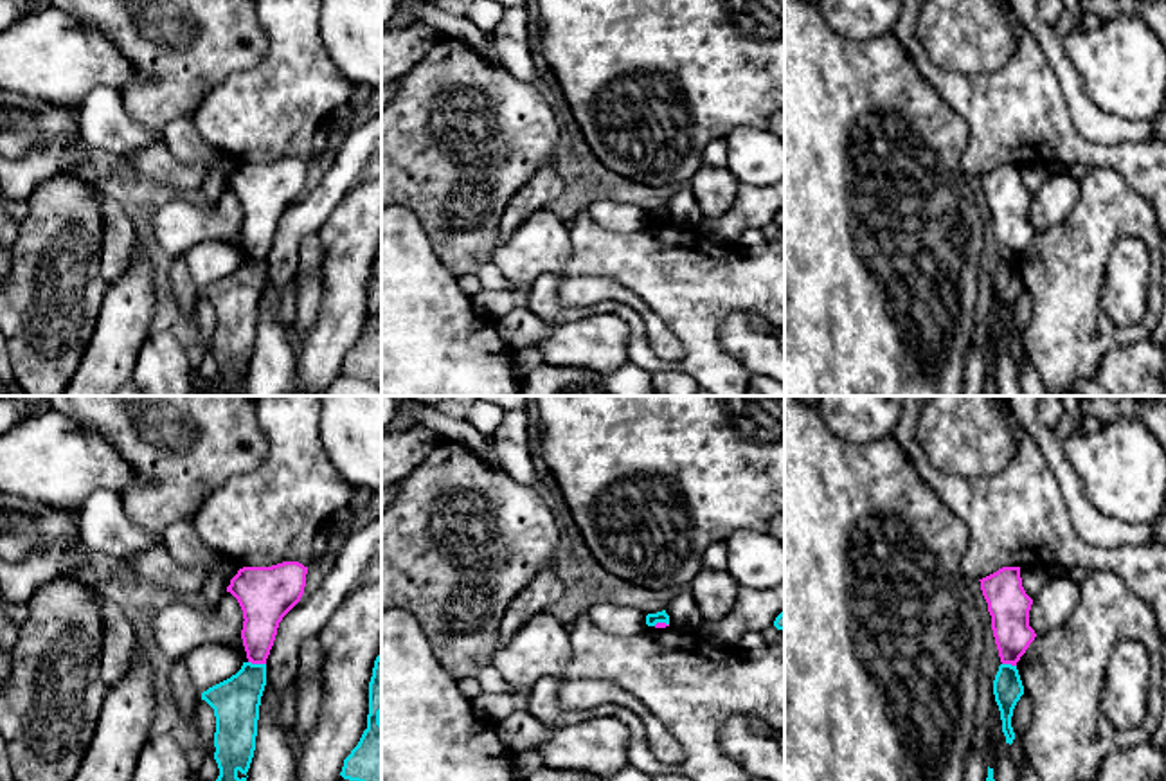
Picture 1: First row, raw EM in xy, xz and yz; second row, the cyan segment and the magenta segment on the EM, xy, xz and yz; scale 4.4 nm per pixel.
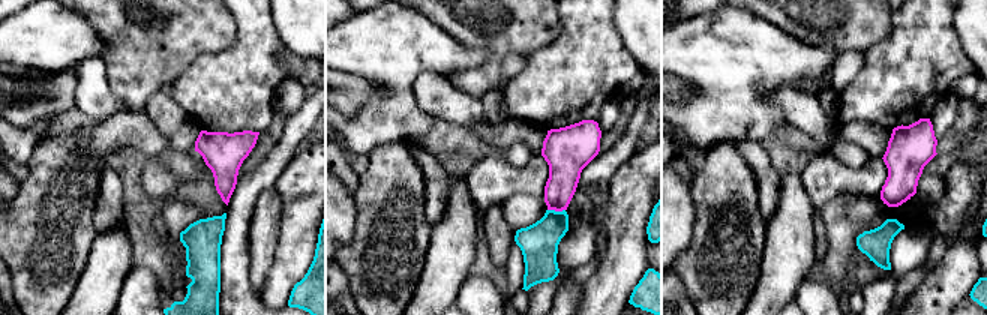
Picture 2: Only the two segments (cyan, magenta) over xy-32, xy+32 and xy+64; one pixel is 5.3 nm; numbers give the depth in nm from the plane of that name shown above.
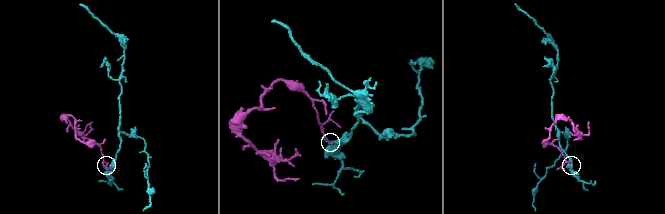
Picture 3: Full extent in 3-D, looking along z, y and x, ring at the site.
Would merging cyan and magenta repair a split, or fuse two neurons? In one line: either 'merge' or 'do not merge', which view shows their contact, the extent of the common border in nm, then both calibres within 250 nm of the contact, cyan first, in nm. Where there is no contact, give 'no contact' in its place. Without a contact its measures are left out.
do not merge | xy | 80 nm | 220/190 nm

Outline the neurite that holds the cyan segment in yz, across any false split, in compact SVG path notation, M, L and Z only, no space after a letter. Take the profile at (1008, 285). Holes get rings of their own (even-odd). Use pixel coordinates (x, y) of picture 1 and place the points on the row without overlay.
M1000 261L993 277L993 292L1000 308L1002 329L1006 333L1006 340L1013 340L1015 329L1011 324L1011 313L1017 299L1024 292L1024 283L1018 272L1017 263Z

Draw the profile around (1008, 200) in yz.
M1002 164L979 178L1000 259L1017 263L1036 234L1029 223L1033 196L1022 184L1020 164Z

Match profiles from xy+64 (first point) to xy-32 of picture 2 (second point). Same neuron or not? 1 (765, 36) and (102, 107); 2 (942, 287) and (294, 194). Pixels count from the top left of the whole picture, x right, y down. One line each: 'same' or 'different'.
1: different
2: same

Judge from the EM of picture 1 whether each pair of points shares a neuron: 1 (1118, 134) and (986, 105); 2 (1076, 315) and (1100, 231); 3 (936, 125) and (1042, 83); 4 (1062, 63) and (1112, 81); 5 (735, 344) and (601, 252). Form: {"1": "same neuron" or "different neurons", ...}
{"1": "different neurons", "2": "same neuron", "3": "different neurons", "4": "different neurons", "5": "different neurons"}

